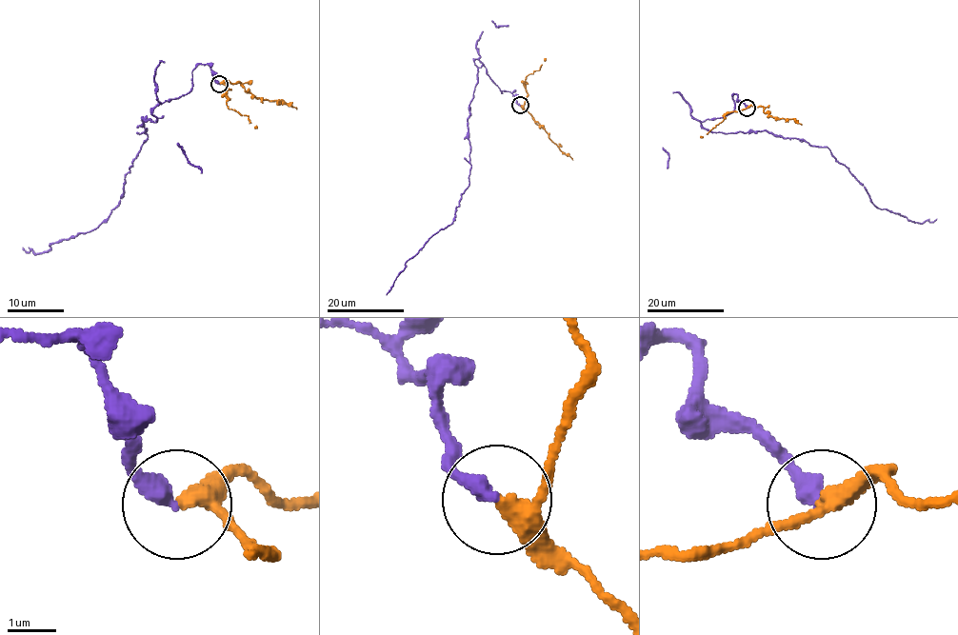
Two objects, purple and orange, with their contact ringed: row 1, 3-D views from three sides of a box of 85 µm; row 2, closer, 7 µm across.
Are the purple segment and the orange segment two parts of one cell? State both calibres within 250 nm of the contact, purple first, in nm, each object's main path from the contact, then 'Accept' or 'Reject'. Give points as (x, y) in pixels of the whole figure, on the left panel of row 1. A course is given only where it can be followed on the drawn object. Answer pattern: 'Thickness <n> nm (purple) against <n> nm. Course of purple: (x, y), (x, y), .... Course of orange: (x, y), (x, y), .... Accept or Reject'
Thickness 340 nm (purple) against 280 nm. Course of purple: (219, 84), (199, 64), (192, 89), (143, 118), (123, 197), (94, 228), (22, 247). Course of orange: (219, 84), (239, 83), (256, 98), (283, 101), (297, 109). Accept

